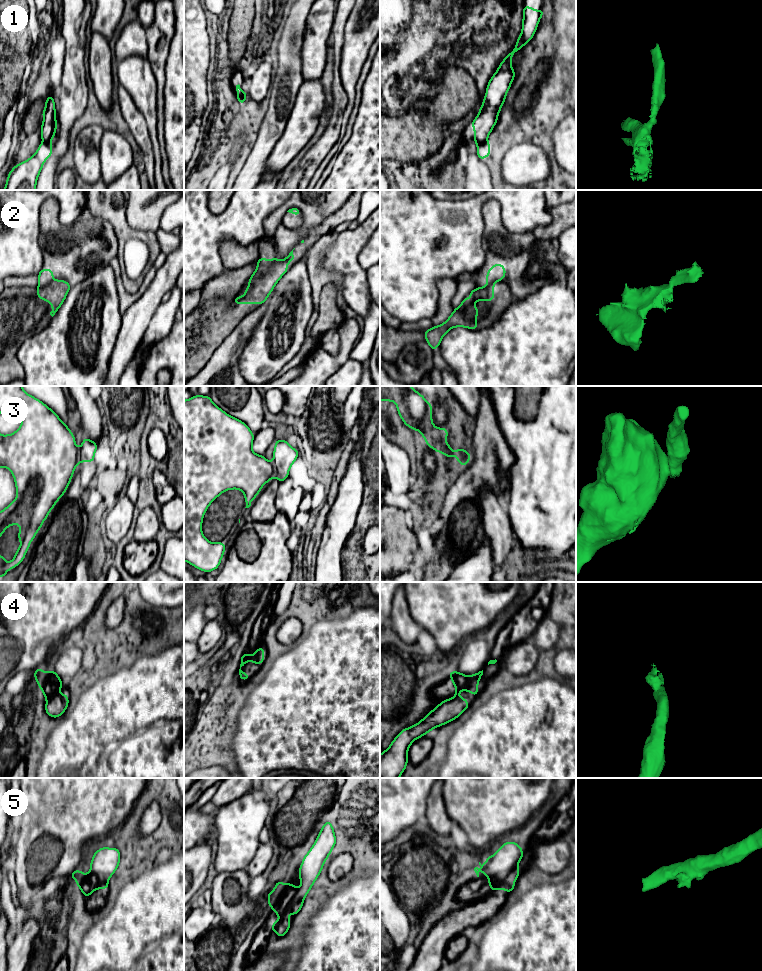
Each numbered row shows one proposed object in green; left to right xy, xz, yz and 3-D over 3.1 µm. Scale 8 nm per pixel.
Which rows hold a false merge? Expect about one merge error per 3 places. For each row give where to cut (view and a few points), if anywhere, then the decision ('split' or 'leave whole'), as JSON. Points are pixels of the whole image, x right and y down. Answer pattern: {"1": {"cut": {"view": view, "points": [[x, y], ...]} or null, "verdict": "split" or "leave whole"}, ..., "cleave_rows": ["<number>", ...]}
{"1": {"cut": {"view": "yz", "points": [[486, 139], [478, 145]]}, "verdict": "split"}, "2": {"cut": {"view": "xy", "points": [[51, 280], [39, 286]]}, "verdict": "split"}, "3": {"cut": {"view": "yz", "points": [[459, 450], [460, 462]]}, "verdict": "split"}, "4": {"cut": null, "verdict": "leave whole"}, "5": {"cut": {"view": "yz", "points": [[517, 864], [502, 878], [490, 876]]}, "verdict": "split"}, "cleave_rows": ["1", "2", "3", "5"]}

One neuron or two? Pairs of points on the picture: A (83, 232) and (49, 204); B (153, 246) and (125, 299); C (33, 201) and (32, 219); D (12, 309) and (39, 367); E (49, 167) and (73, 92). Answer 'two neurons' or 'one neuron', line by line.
A: one neuron
B: two neurons
C: one neuron
D: two neurons
E: one neuron

